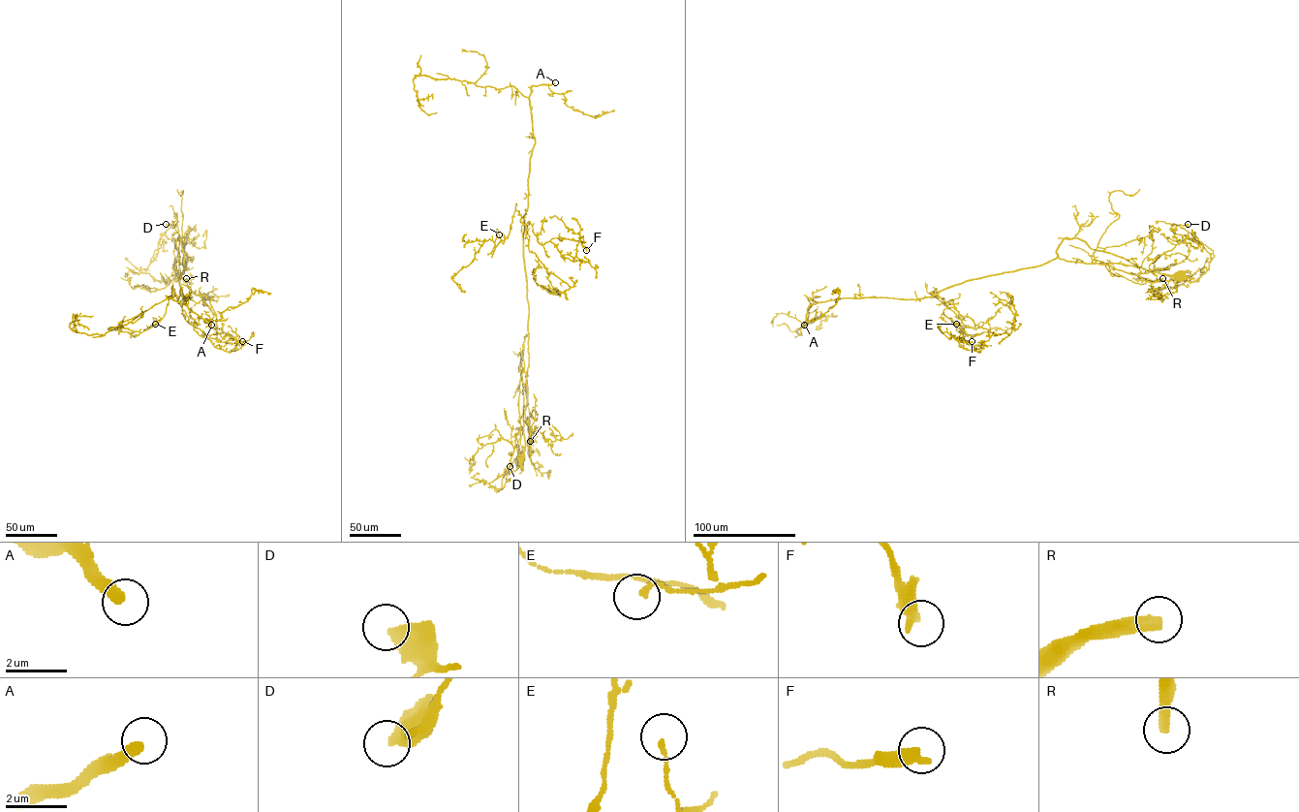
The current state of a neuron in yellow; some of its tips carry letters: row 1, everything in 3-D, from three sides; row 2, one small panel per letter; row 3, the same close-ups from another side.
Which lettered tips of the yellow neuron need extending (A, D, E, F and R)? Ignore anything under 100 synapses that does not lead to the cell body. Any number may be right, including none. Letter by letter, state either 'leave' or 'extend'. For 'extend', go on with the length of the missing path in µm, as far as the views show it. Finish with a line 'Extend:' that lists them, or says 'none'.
A: leave
D: leave
E: leave
F: leave
R: extend; missing 160 µm
Extend: R

